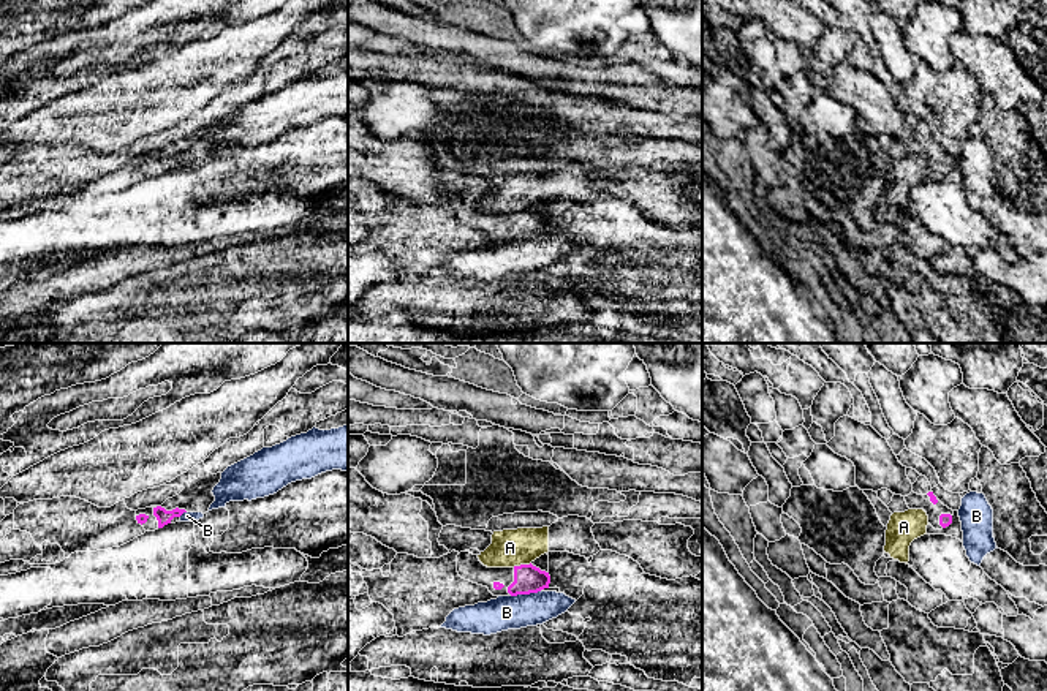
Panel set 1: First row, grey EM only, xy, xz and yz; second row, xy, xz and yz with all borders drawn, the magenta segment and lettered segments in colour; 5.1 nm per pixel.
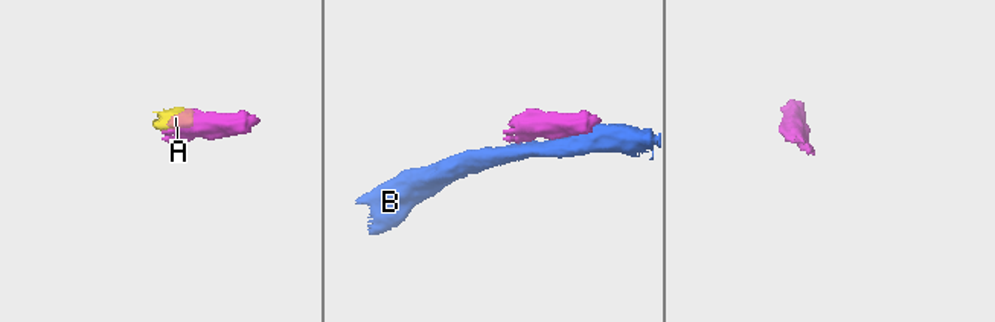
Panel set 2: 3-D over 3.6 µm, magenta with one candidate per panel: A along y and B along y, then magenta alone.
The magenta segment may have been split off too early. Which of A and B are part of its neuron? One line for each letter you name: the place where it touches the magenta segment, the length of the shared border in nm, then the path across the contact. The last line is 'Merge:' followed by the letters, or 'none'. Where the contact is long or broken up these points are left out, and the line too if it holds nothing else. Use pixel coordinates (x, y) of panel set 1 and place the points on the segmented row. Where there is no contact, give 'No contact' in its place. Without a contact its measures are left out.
Merge: none

